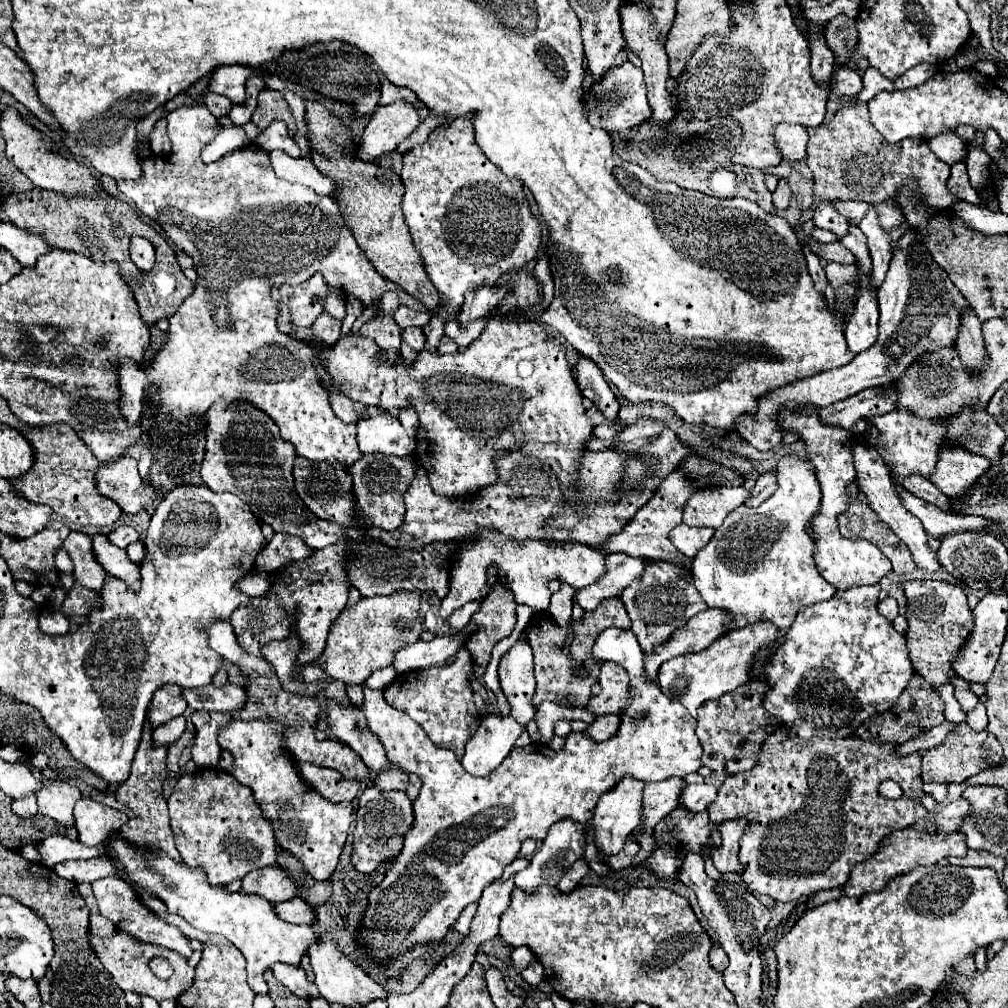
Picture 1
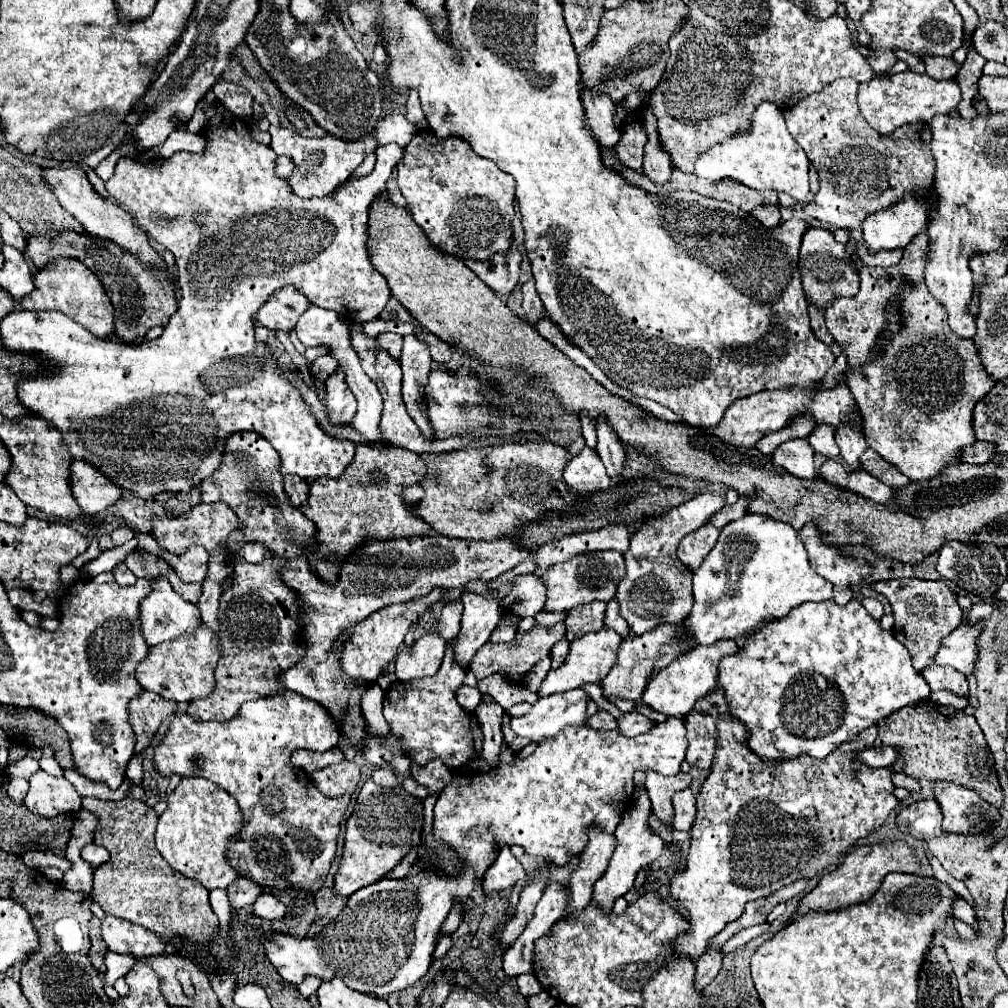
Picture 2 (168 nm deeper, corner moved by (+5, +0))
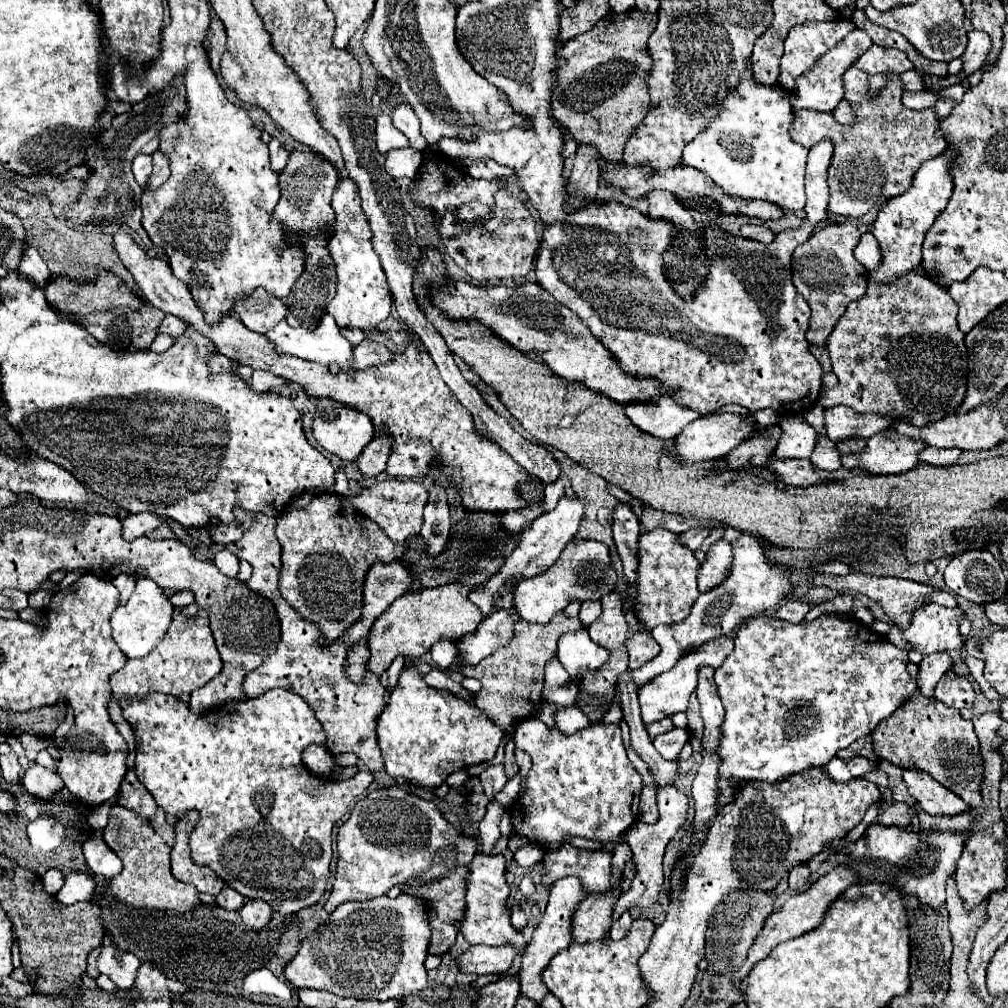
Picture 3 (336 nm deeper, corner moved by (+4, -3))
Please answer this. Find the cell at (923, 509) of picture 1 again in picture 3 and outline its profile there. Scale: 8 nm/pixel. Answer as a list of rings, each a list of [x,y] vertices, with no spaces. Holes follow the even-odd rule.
[[[774,459],[768,465],[768,471],[776,475],[778,481],[784,481],[786,485],[806,487],[806,485],[814,485],[822,481],[808,459],[788,459],[788,461]]]

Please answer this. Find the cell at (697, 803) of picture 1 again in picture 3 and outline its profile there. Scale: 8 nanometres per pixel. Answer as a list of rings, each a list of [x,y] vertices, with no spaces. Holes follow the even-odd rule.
[[[666,785],[662,789],[656,791],[656,799],[658,799],[658,809],[660,809],[660,819],[654,825],[646,825],[646,823],[636,823],[632,825],[632,829],[628,829],[626,837],[628,837],[628,845],[632,849],[634,855],[634,863],[636,863],[636,875],[632,881],[630,891],[626,891],[614,905],[614,913],[612,913],[612,921],[616,921],[622,913],[626,913],[632,907],[640,907],[646,909],[650,907],[656,899],[658,893],[662,889],[664,883],[664,873],[662,873],[662,857],[664,857],[664,849],[668,845],[668,841],[676,835],[676,831],[684,825],[686,819],[686,811],[688,811],[688,797],[684,793],[680,793],[676,787]]]

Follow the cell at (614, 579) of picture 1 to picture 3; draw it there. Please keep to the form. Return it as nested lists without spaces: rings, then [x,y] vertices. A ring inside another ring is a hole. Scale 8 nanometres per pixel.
[[[570,541],[558,561],[544,573],[524,579],[514,587],[514,607],[522,619],[546,623],[554,613],[562,611],[572,599],[600,599],[616,585],[616,571],[610,561],[608,547],[598,541]]]

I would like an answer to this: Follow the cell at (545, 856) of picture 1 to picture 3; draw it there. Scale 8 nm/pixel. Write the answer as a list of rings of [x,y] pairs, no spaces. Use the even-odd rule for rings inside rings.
[[[476,945],[476,947],[468,947],[460,957],[456,957],[456,963],[462,973],[502,975],[510,969],[512,959],[514,959],[512,945],[502,945],[502,947]]]

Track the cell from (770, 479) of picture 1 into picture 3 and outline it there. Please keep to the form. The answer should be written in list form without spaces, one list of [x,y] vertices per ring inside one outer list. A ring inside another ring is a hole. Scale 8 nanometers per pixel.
[[[690,529],[680,535],[680,543],[684,547],[688,547],[690,551],[696,551],[702,545],[702,541],[708,537],[708,533],[710,533],[710,529]]]

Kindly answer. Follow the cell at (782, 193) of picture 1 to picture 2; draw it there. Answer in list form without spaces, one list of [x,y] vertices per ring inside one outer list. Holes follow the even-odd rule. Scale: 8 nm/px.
[[[763,204],[763,206],[757,206],[753,212],[751,212],[763,226],[767,228],[773,228],[781,222],[781,214],[779,214],[779,206],[777,204]]]

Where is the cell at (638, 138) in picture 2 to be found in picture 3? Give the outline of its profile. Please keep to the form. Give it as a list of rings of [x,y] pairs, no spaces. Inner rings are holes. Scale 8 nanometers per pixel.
[[[630,9],[626,13],[608,13],[590,31],[566,41],[566,45],[560,49],[564,65],[556,71],[556,87],[552,89],[552,117],[556,117],[556,121],[568,129],[578,145],[596,145],[598,153],[614,163],[622,163],[624,143],[628,141],[632,129],[642,123],[648,111],[650,95],[644,79],[652,67],[652,59],[648,57],[646,43],[652,29],[656,29],[656,21],[658,15],[642,13],[638,9]]]

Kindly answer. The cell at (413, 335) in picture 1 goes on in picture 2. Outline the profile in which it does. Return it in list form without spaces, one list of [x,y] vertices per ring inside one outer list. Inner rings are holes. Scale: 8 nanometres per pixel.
[[[393,332],[379,334],[379,336],[377,336],[377,340],[379,340],[379,348],[387,350],[389,354],[391,354],[391,352],[399,352],[401,342],[403,342],[403,338],[401,338],[399,334],[393,334]]]

